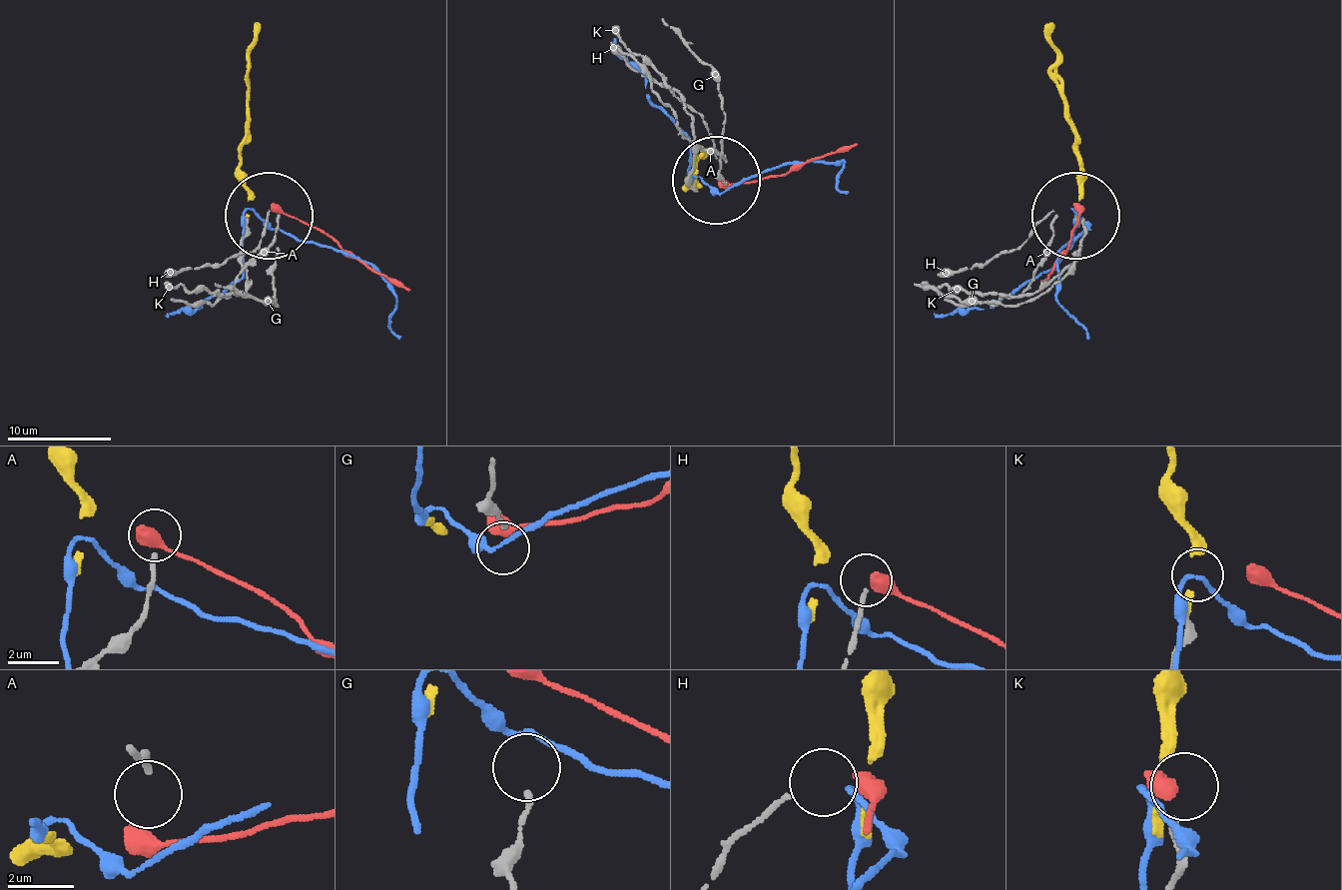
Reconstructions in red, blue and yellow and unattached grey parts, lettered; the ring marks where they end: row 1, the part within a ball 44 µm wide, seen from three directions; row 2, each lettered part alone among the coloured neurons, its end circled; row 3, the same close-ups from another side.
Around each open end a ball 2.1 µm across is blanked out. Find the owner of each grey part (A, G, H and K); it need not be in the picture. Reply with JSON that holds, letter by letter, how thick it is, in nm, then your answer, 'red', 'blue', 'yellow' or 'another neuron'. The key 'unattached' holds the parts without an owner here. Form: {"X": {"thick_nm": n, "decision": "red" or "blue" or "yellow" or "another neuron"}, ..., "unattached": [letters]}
{"A": {"thick_nm": 200, "decision": "another neuron"}, "G": {"thick_nm": 170, "decision": "another neuron"}, "H": {"thick_nm": 140, "decision": "red"}, "K": {"thick_nm": 200, "decision": "another neuron"}, "unattached": ["A", "G", "K"]}

